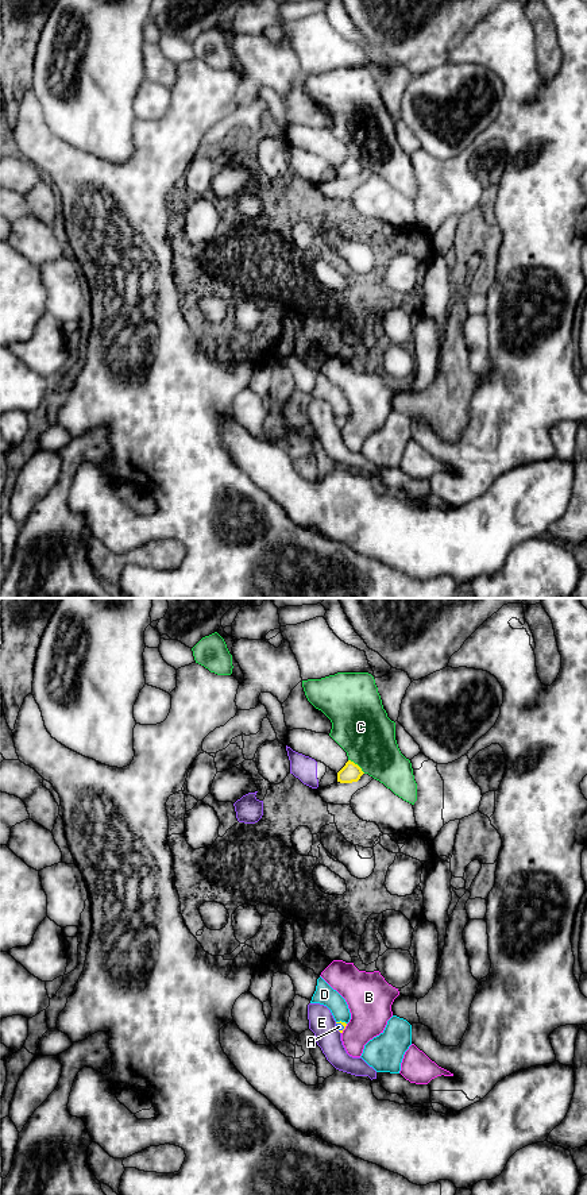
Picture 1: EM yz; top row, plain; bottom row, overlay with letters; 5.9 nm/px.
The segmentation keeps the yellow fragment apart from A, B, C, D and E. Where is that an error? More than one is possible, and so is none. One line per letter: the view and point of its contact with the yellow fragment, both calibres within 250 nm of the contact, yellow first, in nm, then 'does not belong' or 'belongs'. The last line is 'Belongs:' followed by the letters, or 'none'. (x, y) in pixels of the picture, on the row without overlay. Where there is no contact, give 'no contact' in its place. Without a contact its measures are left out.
A: meets yellow in yz at (340, 417); 20 nm thick on the yellow side, 50 nm on the other; belongs
B: meets yellow in yz at (344, 423); 20 nm thick on the yellow side, 280 nm on the other; does not belong
C: meets yellow in yz at (356, 160); 110 nm thick on the yellow side, 340 nm on the other; does not belong
D: meets yellow in yz at (340, 416); 20 nm thick on the yellow side, 120 nm on the other; does not belong
E: no contact; does not belong
Belongs: A

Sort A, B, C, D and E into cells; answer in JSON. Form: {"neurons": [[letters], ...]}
{"neurons": [["A"], ["B"], ["C"], ["D"], ["E"]]}

